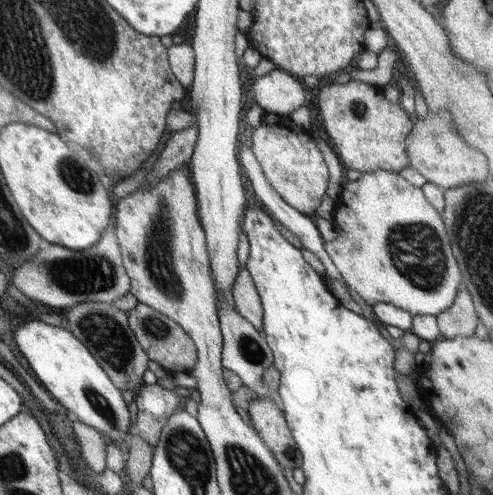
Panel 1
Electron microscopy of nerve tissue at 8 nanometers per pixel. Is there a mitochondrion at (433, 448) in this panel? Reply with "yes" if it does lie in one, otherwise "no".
no

